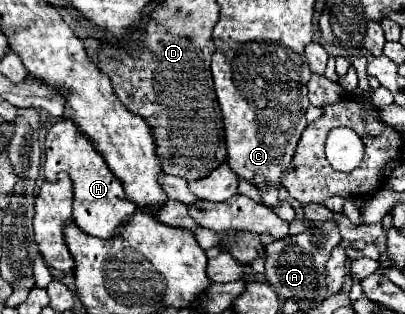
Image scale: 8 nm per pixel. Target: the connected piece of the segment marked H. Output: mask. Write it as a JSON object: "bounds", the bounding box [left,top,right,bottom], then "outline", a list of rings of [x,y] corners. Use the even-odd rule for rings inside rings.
{"bounds":[44,119,136,237],"outline":[[[70,119],[54,123],[46,133],[46,157],[44,157],[44,175],[48,181],[56,181],[58,173],[68,173],[74,187],[72,217],[76,225],[94,235],[94,237],[112,237],[116,227],[126,221],[134,211],[136,203],[130,201],[124,193],[122,181],[108,169],[104,157],[92,147],[88,137],[76,129]]]}

